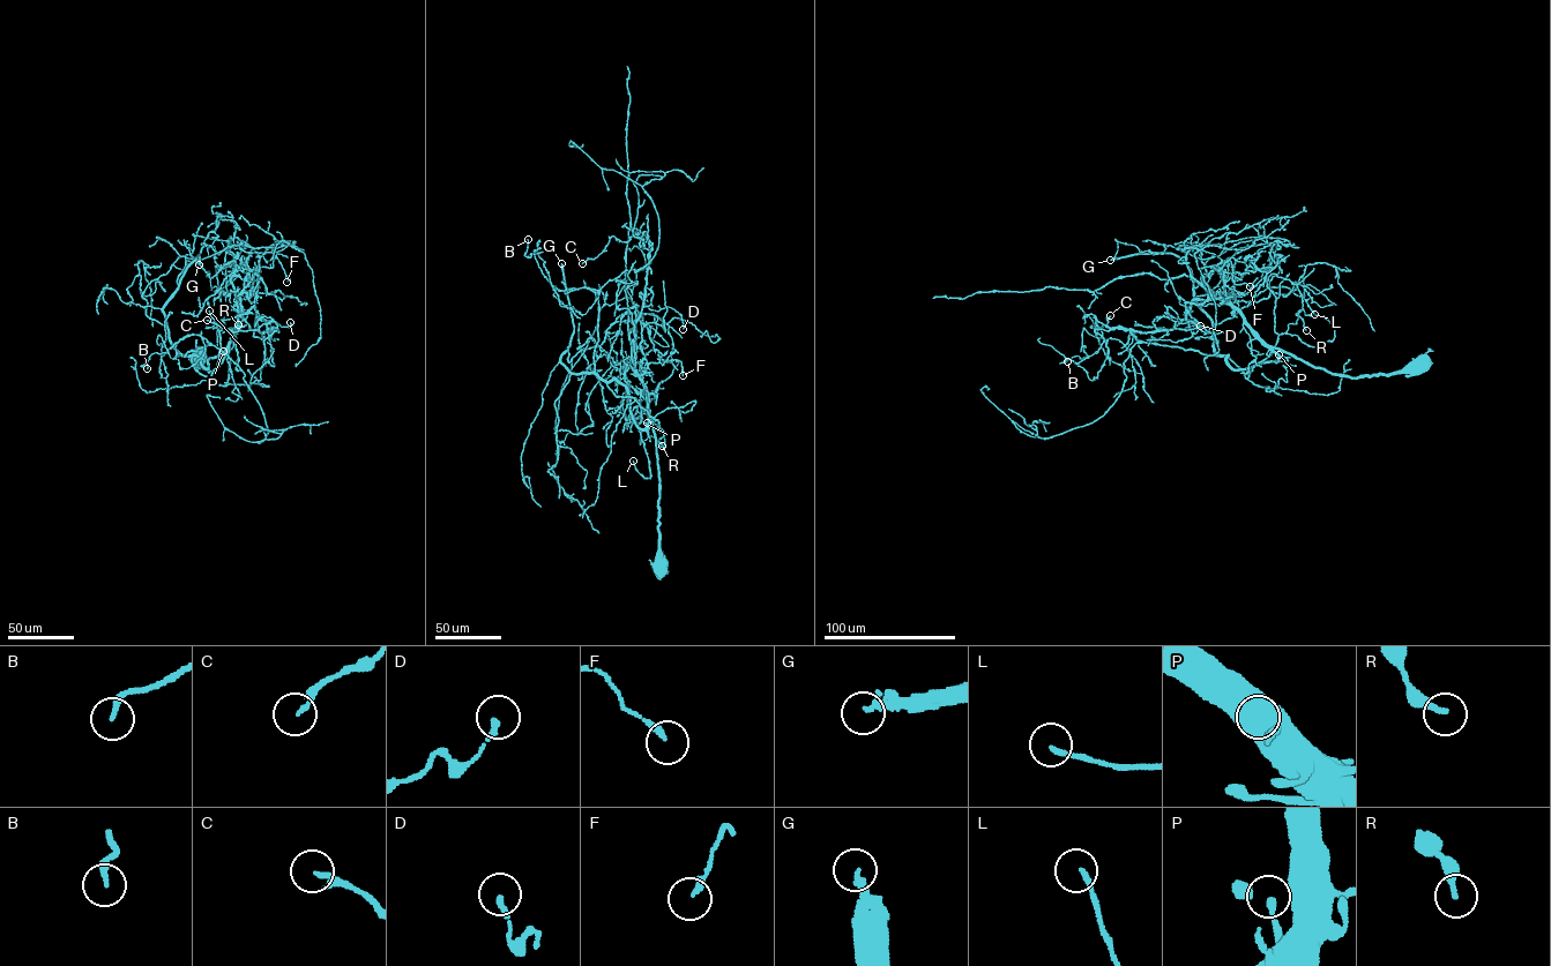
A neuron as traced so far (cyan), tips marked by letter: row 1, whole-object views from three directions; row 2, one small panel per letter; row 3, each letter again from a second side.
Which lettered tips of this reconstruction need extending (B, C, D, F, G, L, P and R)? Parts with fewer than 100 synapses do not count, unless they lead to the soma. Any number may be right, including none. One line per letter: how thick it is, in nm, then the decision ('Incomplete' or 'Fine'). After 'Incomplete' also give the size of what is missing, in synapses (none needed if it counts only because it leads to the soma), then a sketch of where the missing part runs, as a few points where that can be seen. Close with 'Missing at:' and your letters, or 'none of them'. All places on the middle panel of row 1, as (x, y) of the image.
B: Thickness 200 nm. Fine
C: Thickness 170 nm. Fine
D: Thickness 190 nm. Fine
F: Thickness 200 nm. Fine
G: Thickness 260 nm. Incomplete. Roughly 250 synapses
L: Thickness 160 nm. Fine
P: Thickness 220 nm. Fine
R: Thickness 280 nm. Fine
Missing at: G

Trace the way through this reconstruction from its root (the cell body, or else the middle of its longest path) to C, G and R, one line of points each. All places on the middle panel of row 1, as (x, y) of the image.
C: (660, 564), (655, 440), (629, 338), (642, 309), (648, 239), (612, 236), (582, 263)
G: (660, 564), (651, 419), (640, 428), (616, 380), (573, 373), (560, 362), (574, 328), (561, 263)
R: (660, 564), (651, 421), (640, 428), (626, 388), (606, 382), (639, 401), (640, 442), (662, 446)

